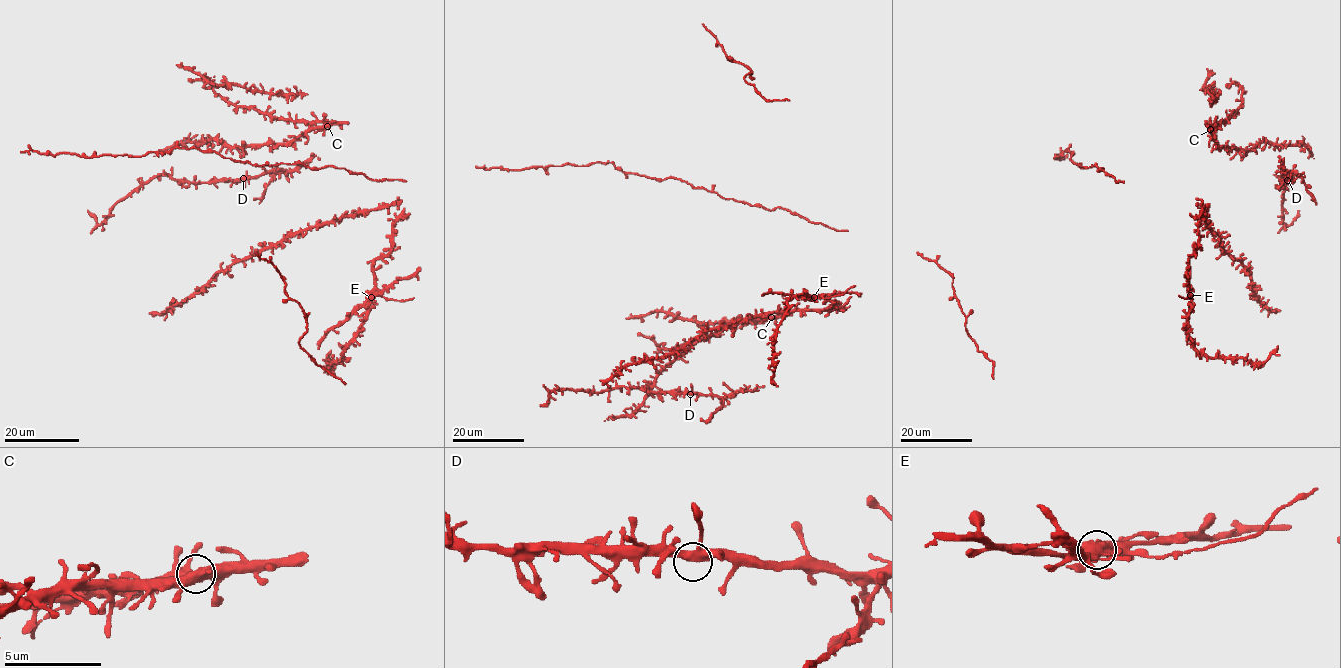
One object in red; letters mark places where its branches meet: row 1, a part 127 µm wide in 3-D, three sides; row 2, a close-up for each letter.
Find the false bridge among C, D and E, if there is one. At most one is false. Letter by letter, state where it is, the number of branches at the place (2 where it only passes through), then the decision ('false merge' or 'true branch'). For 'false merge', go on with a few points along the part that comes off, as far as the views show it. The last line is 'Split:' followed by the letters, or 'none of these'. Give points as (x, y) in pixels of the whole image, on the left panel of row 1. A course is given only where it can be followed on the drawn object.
C: (327, 126) | 4 | true branch
D: (243, 178) | 4 | true branch
E: (371, 297) | 4 | false merge | (371, 298), (333, 327), (318, 349)
Split: E

